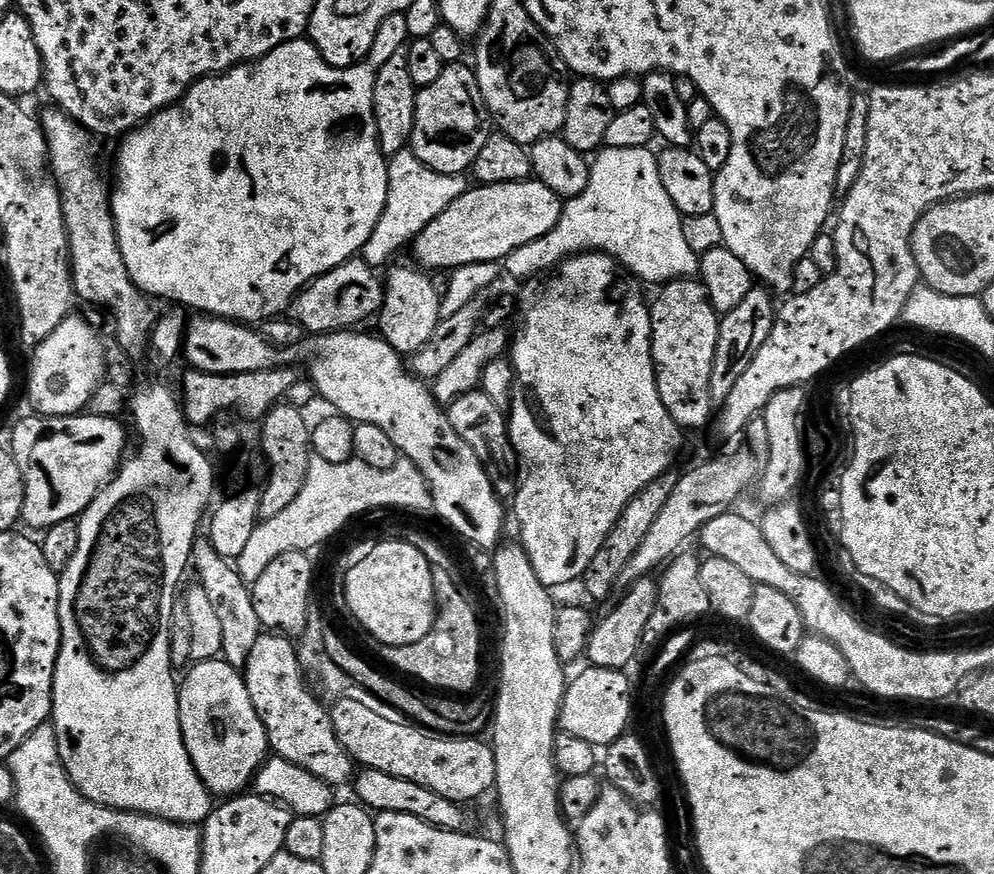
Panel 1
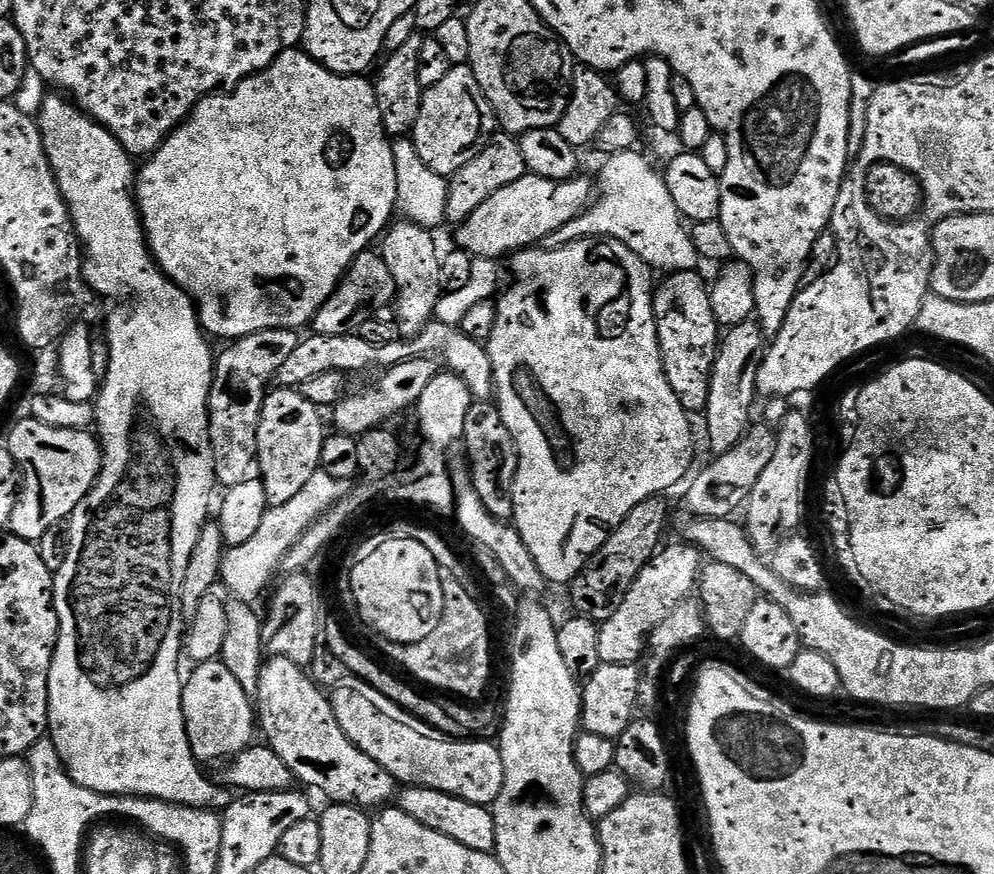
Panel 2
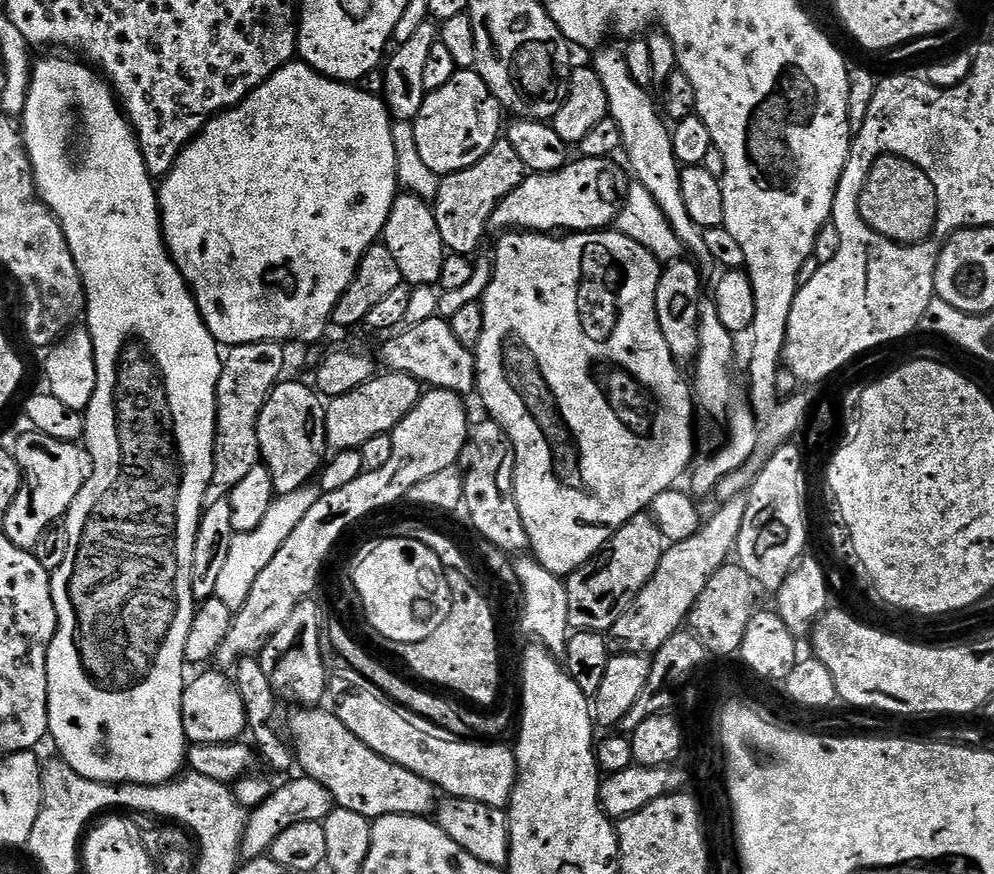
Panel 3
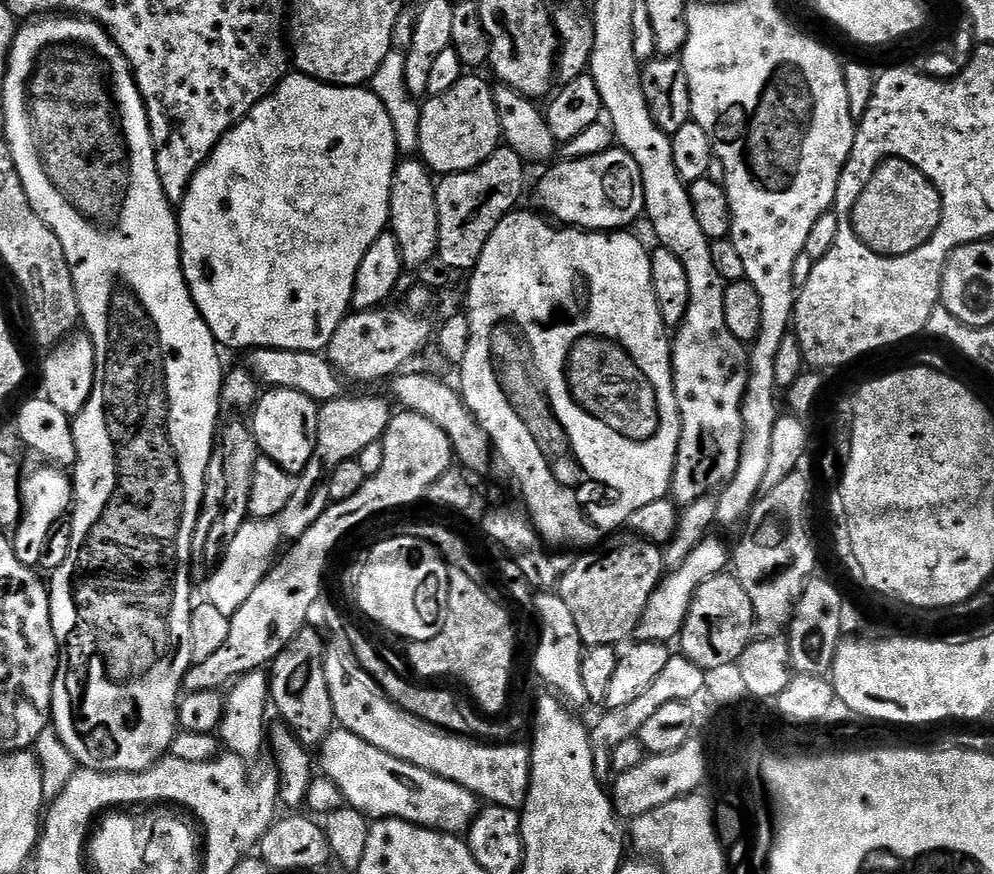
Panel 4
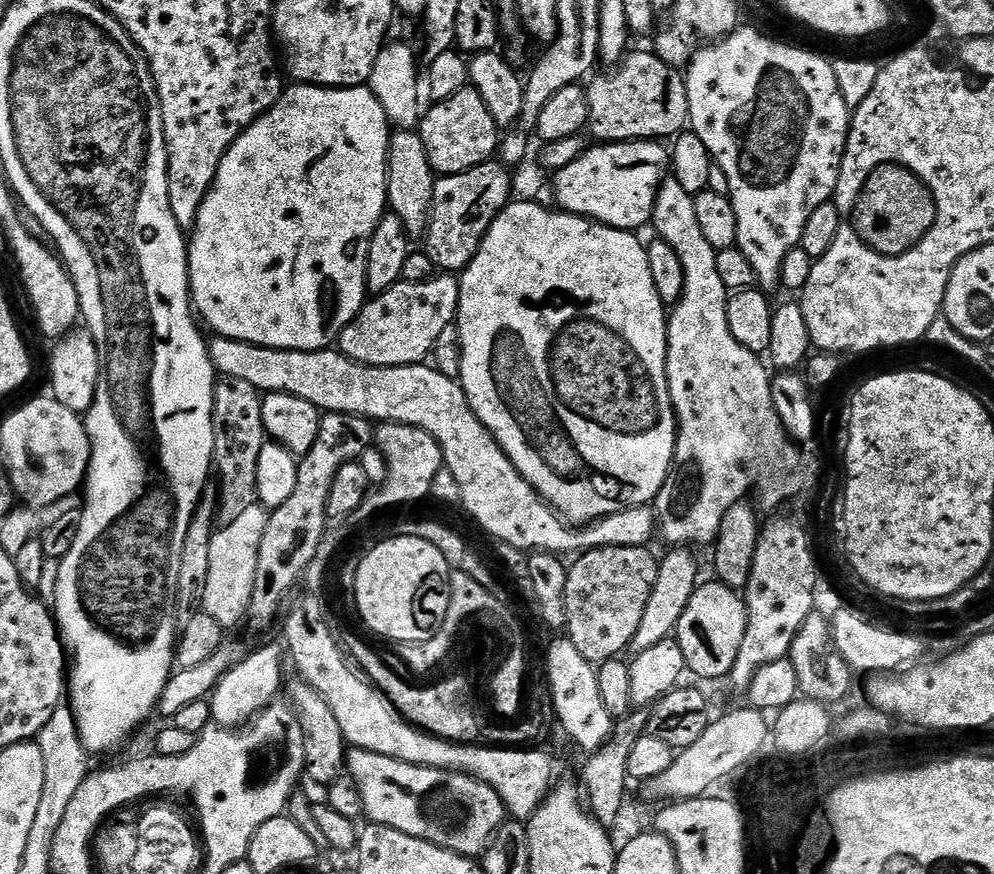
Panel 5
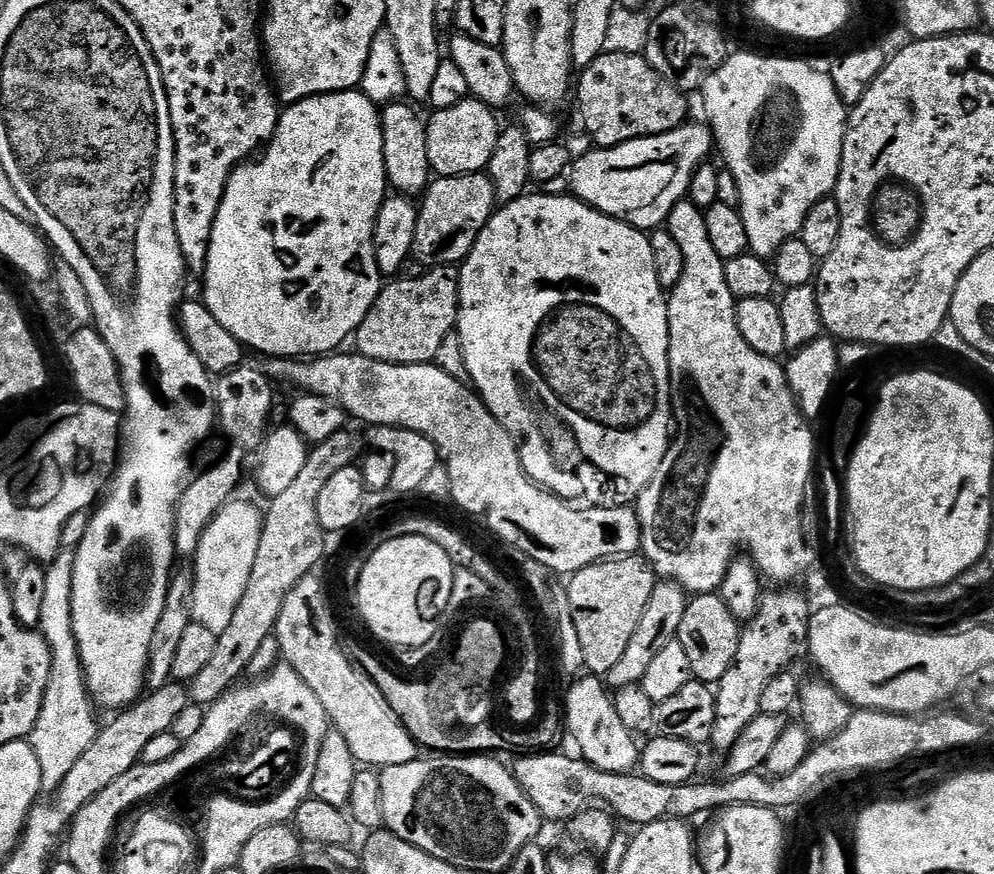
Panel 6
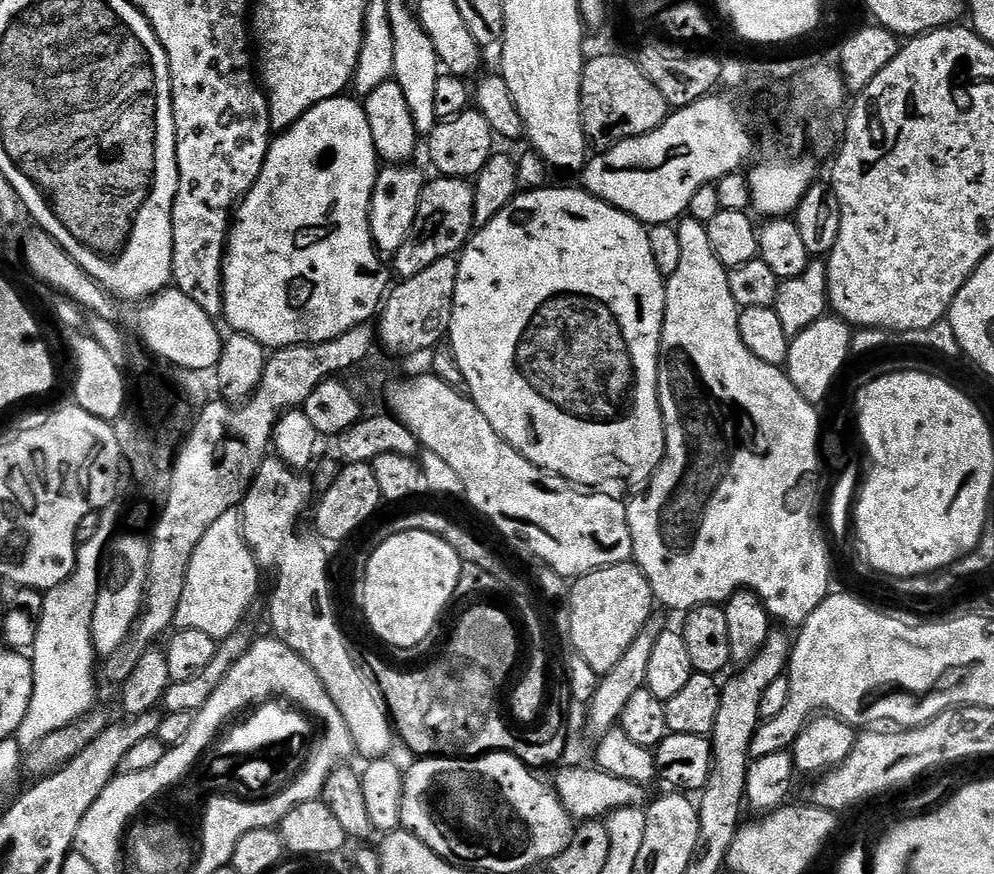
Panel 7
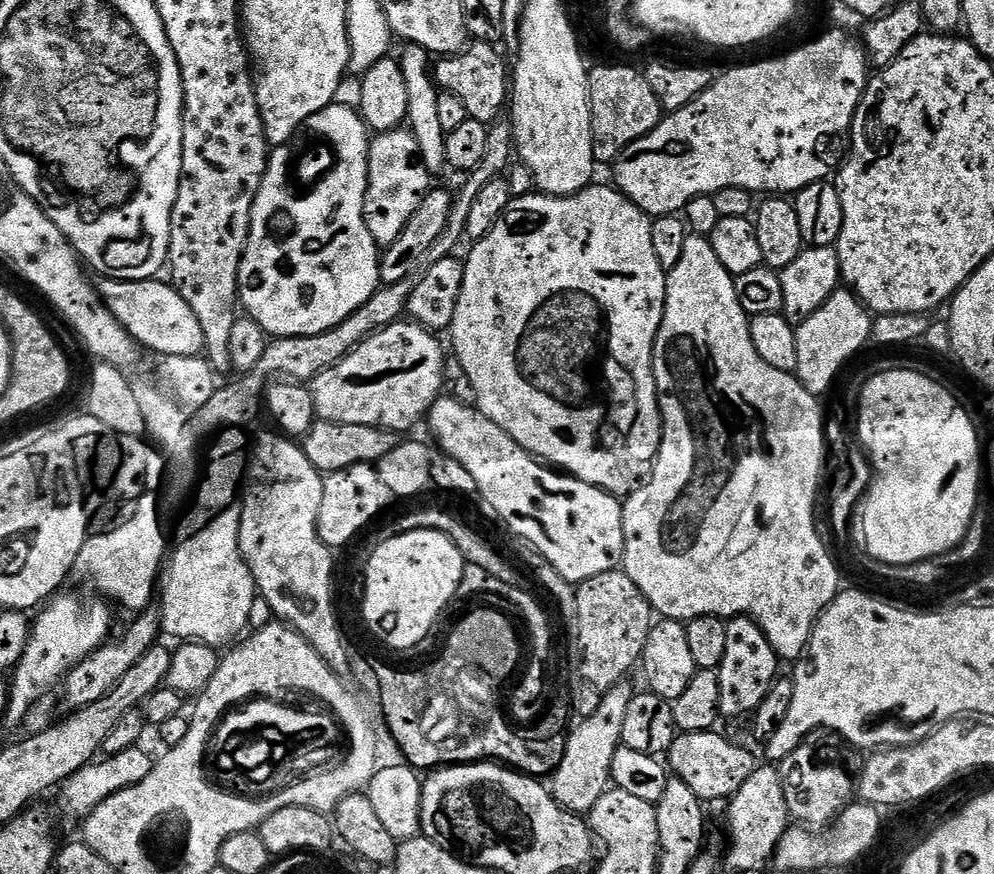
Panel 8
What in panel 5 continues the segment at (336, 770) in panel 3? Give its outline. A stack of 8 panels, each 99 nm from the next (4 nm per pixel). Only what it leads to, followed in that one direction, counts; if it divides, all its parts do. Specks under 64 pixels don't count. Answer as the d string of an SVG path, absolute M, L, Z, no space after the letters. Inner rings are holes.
M354 747L346 752L346 772L362 794L364 816L371 823L402 830L402 834L422 838L459 856L483 857L496 831L506 823L498 790L464 772L407 764Z

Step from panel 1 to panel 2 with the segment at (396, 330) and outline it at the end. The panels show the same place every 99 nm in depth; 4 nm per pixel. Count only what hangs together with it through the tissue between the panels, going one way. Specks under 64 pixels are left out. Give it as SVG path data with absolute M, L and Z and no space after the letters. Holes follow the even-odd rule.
M393 223L383 233L382 255L396 287L394 309L400 315L399 335L411 338L418 335L427 324L433 323L440 307L440 256L436 253L436 240L432 237L435 235L429 229L417 224L399 223Z

